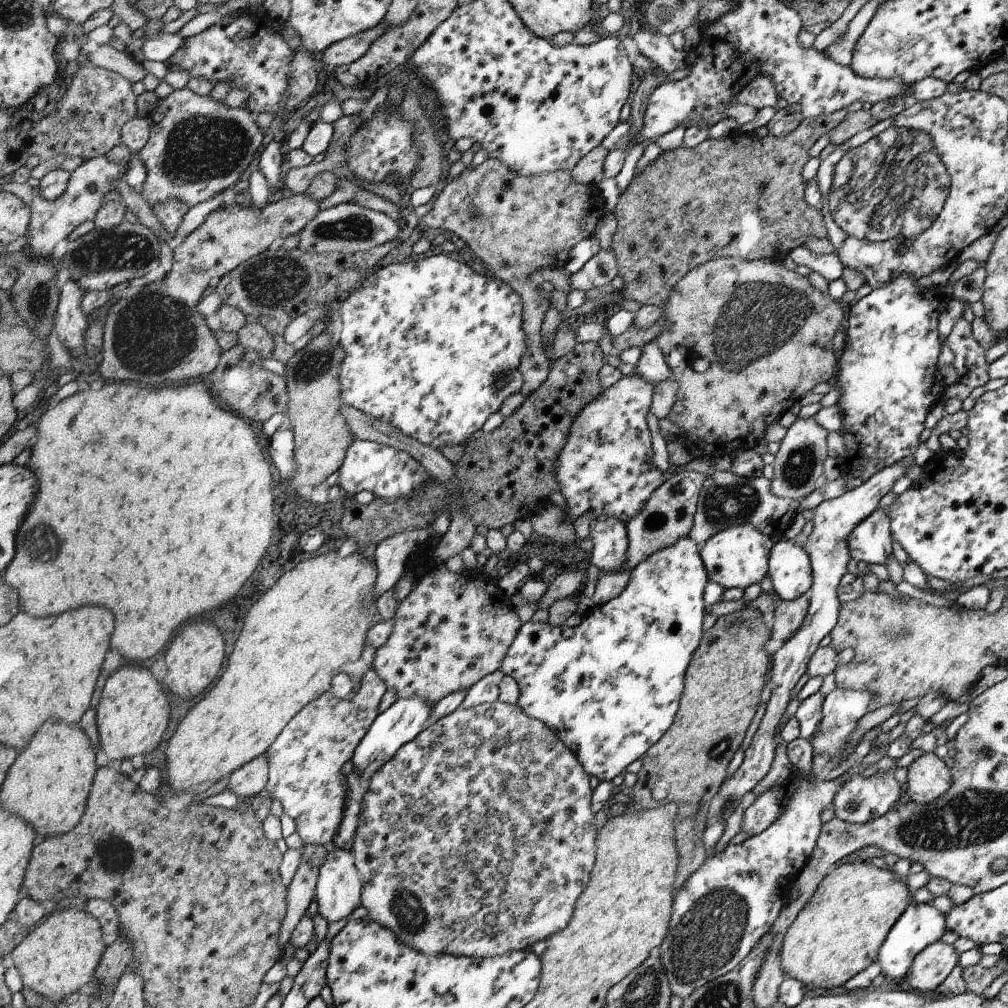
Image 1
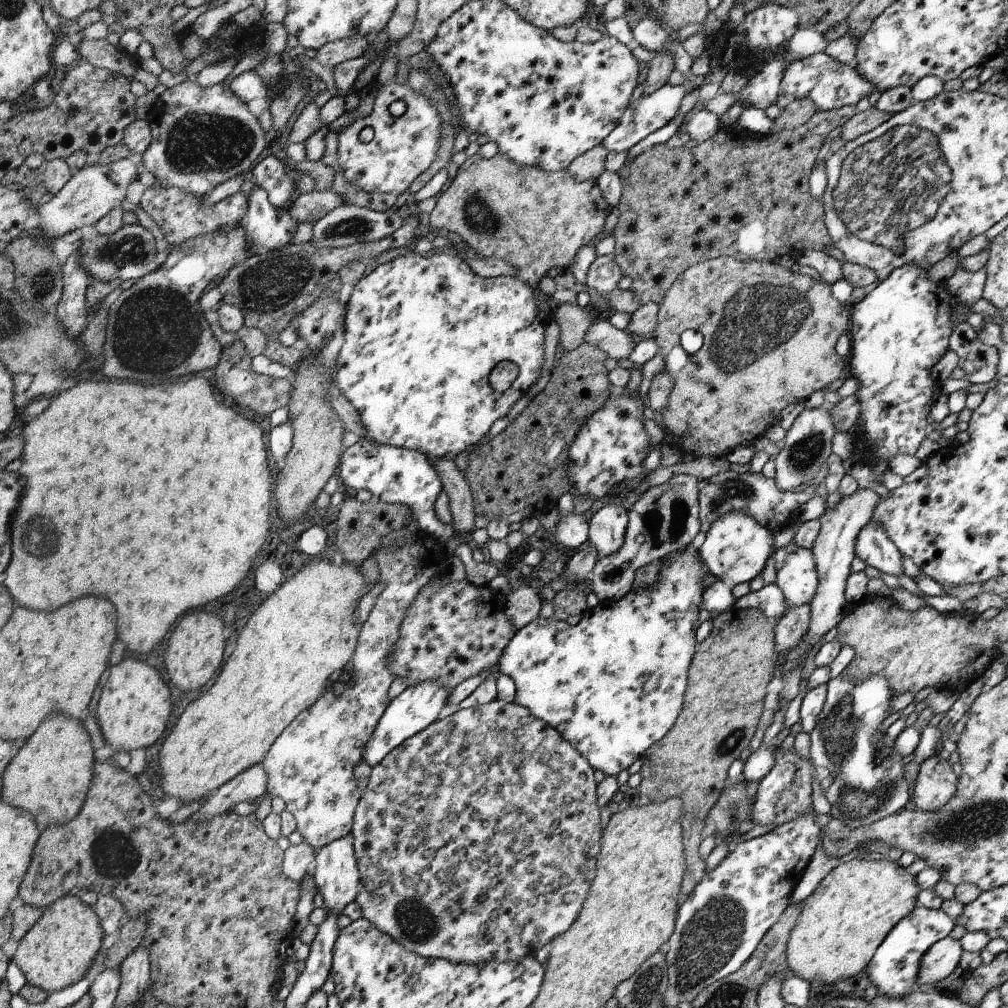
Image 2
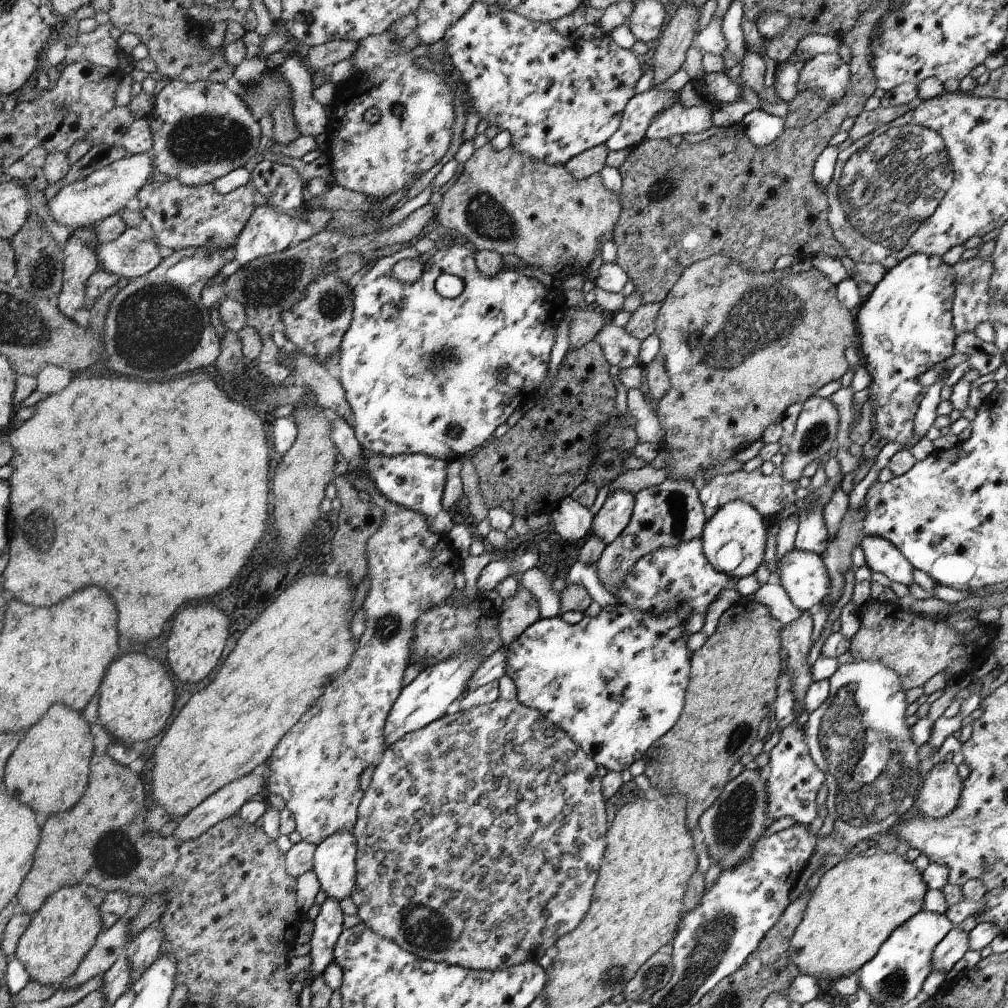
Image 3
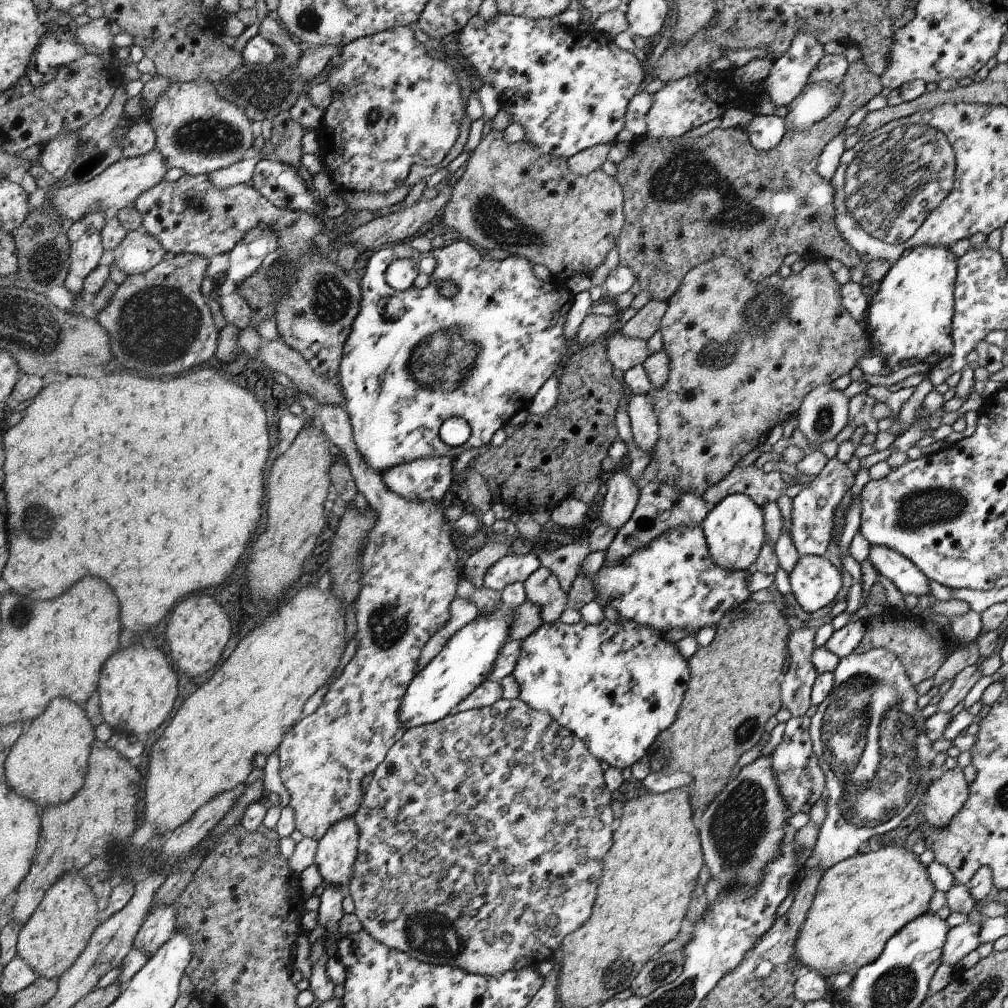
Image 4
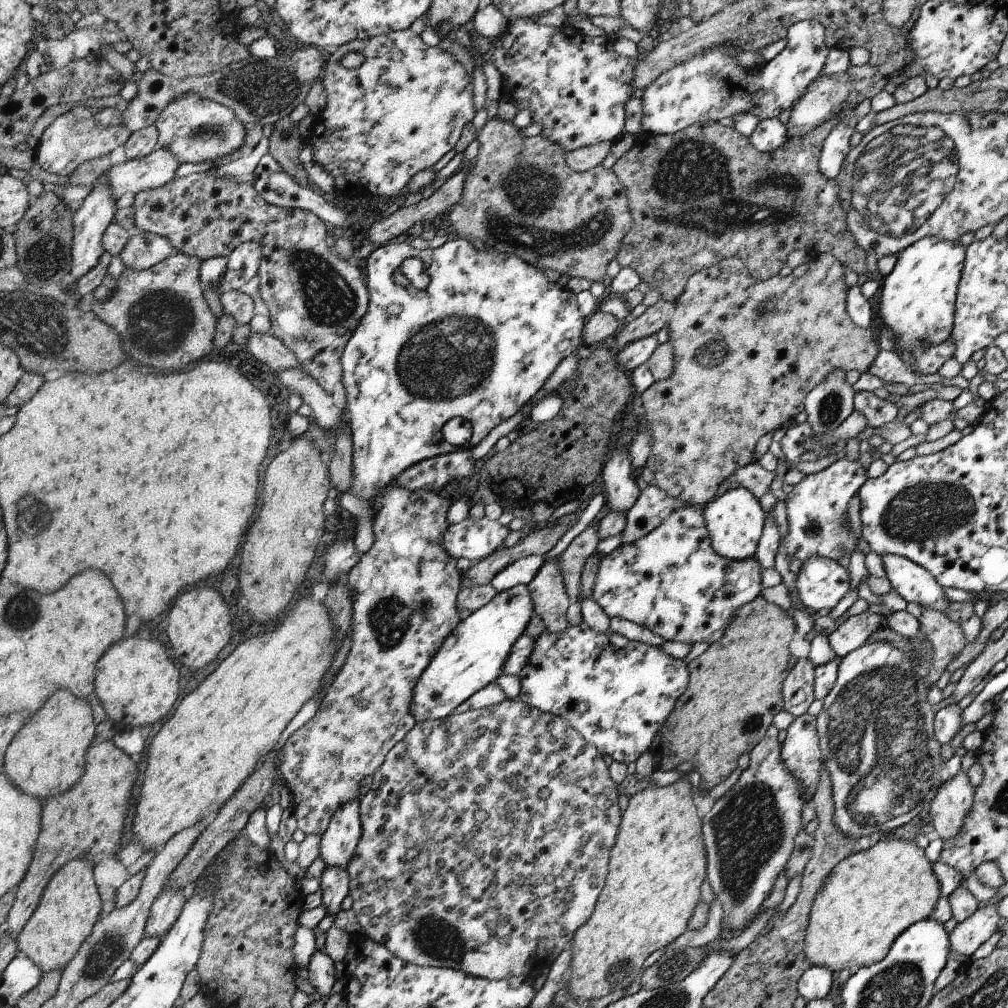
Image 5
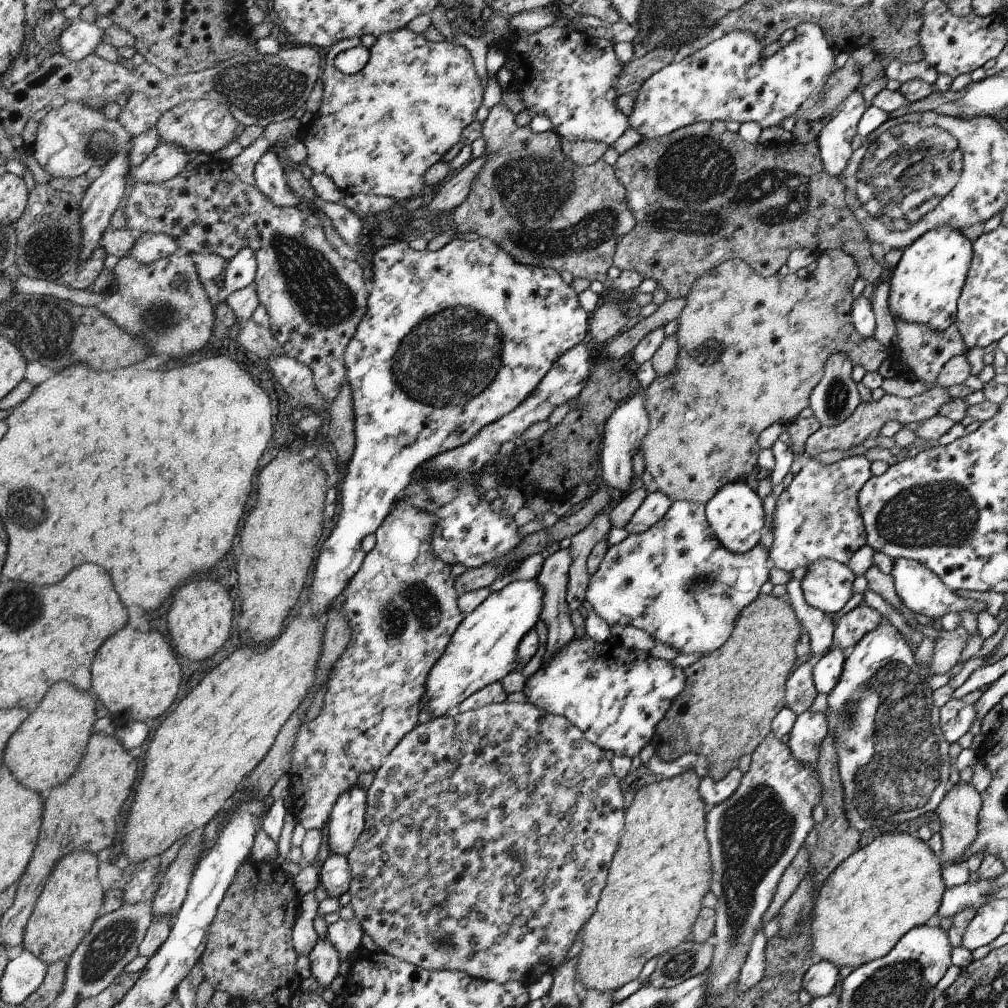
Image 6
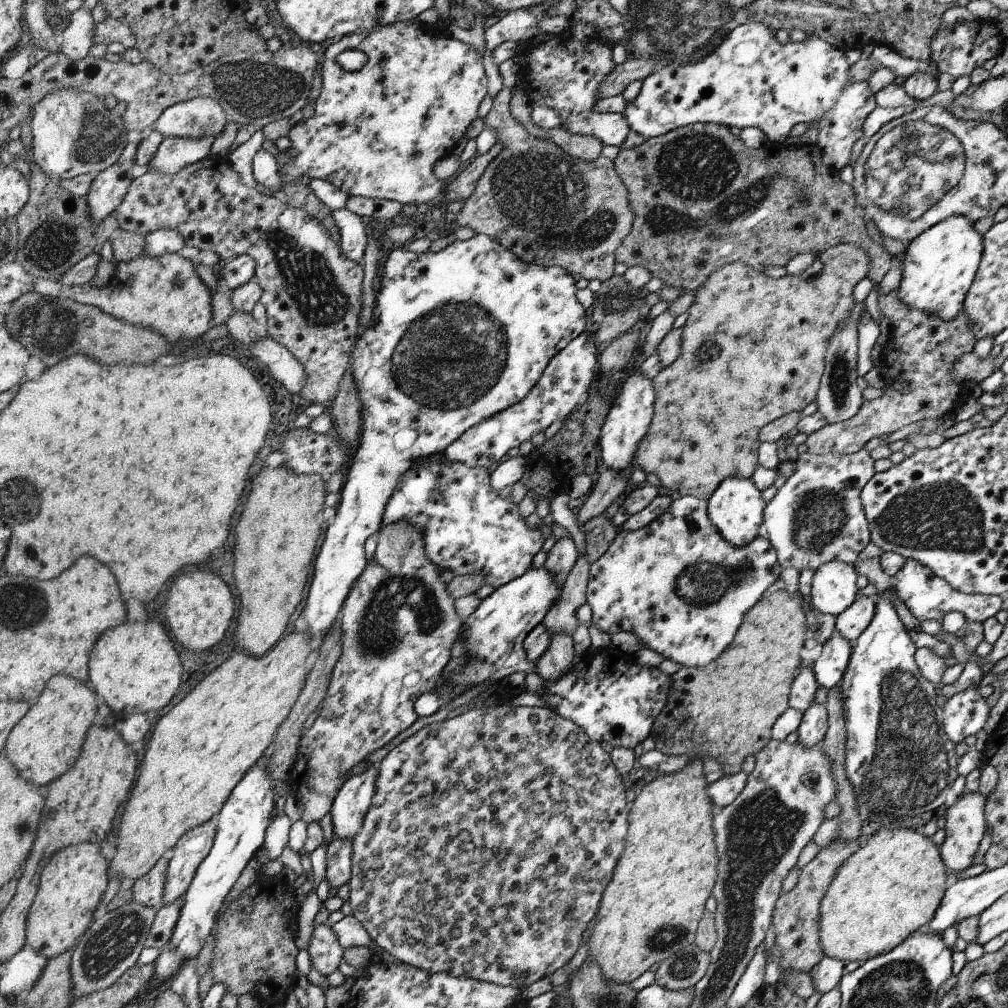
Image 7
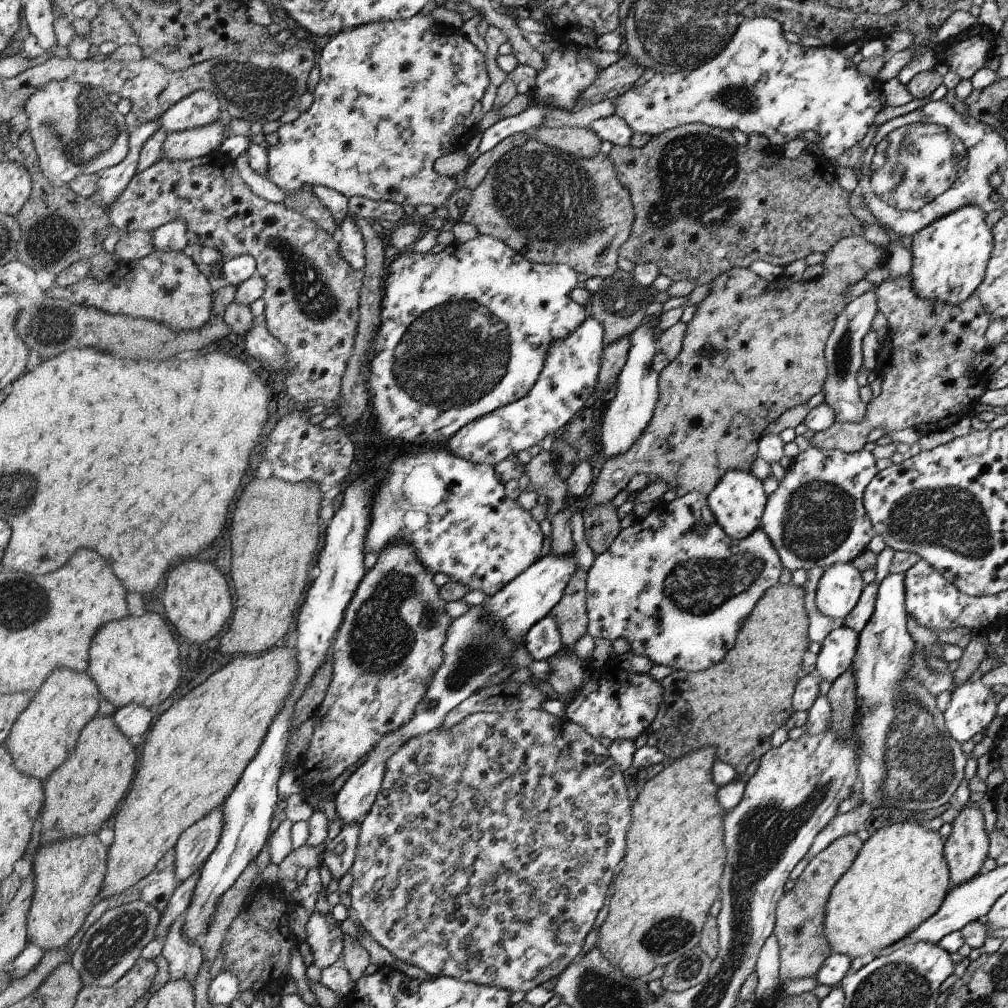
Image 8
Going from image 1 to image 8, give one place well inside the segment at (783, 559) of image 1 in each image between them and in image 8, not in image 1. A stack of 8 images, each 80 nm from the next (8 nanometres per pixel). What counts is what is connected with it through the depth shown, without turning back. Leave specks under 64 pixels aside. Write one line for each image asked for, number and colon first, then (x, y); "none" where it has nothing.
2: (796, 575)
3: (804, 577)
4: (814, 581)
5: (821, 583)
6: (827, 585)
7: (833, 589)
8: (839, 589)

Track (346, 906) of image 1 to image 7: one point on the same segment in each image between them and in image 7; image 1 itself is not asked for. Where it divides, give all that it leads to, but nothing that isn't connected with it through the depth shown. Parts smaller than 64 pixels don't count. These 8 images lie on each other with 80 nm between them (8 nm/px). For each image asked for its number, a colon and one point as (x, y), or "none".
2: (336, 874)
3: (334, 862)
4: (336, 855)
5: (338, 844)
6: (347, 823)
7: (350, 808)

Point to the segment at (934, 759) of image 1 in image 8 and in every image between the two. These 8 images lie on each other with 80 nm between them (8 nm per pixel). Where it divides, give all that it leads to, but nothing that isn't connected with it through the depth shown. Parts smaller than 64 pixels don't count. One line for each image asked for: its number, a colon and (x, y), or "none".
2: (936, 784)
3: (939, 793)
4: (946, 796)
5: (952, 802)
6: (959, 812)
7: (965, 819)
8: (966, 847)

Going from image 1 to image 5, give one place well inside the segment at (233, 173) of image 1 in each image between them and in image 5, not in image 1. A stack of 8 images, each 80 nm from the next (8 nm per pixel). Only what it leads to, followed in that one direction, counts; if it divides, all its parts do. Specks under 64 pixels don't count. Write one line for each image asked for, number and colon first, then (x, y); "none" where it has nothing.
2: (201, 137)
3: (201, 131)
4: (197, 130)
5: (195, 129)

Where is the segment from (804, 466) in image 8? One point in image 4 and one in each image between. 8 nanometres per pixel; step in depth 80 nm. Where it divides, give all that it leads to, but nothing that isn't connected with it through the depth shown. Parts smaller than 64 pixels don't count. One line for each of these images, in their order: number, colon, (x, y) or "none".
4: (814, 506)
5: (817, 506)
6: (817, 517)
7: (817, 516)

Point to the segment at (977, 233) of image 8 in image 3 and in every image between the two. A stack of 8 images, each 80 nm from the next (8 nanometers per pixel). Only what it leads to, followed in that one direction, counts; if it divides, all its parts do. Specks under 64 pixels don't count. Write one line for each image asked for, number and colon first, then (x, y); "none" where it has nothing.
3: (905, 326)
4: (910, 316)
5: (917, 301)
6: (926, 285)
7: (939, 268)

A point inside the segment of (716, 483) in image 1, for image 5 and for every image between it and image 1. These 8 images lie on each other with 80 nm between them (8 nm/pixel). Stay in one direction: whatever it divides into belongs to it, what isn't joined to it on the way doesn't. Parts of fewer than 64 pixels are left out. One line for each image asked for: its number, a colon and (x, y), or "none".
2: (753, 493)
3: (768, 494)
4: (762, 487)
5: (757, 480)

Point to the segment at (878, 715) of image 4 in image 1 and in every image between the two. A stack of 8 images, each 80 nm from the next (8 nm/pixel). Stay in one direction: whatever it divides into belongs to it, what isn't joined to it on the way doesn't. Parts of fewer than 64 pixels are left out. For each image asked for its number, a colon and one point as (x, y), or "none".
1: (860, 800)
2: (846, 733)
3: (858, 738)

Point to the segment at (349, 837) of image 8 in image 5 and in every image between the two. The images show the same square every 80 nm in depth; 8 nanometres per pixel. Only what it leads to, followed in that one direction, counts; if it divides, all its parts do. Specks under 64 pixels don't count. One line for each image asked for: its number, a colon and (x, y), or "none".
5: (334, 882)
6: (335, 876)
7: (338, 857)

